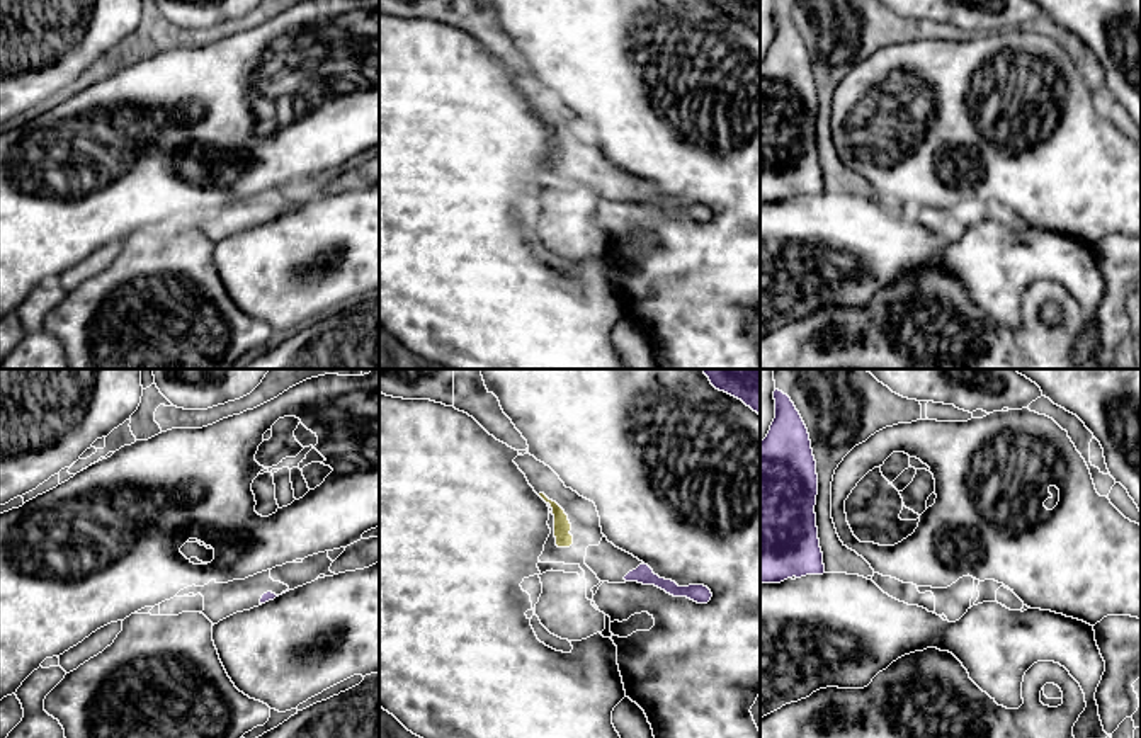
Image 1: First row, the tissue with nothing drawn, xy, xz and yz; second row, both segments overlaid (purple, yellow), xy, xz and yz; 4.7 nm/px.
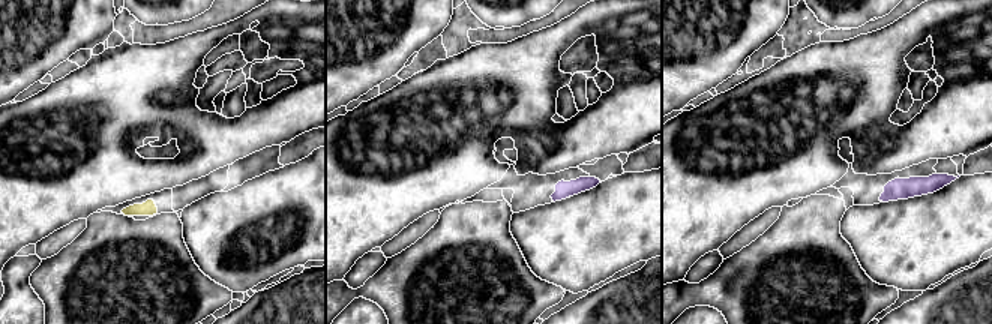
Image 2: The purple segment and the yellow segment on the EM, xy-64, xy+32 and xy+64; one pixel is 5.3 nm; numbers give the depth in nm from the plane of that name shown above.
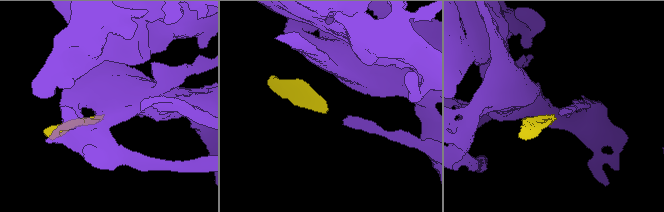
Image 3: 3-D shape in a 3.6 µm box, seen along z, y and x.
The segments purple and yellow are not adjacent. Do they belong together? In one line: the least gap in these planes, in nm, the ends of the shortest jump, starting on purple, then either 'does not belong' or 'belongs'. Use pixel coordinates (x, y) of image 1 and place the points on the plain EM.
300 nm apart; from purple across xz (624, 196), (572, 162); belongs

